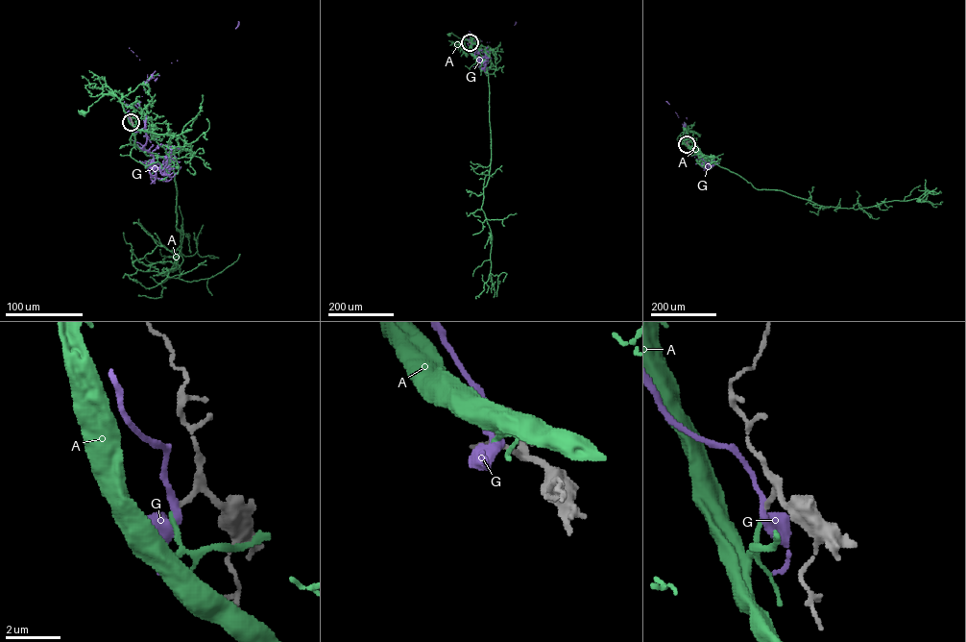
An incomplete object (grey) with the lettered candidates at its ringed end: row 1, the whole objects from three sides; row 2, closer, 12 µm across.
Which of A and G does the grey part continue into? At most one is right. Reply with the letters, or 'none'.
A

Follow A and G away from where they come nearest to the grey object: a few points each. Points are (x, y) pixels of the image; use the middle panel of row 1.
A: (470, 42), (451, 33), (448, 35)
G: (470, 42), (469, 38), (476, 43), (474, 56), (479, 61), (487, 55), (481, 50), (482, 53)

